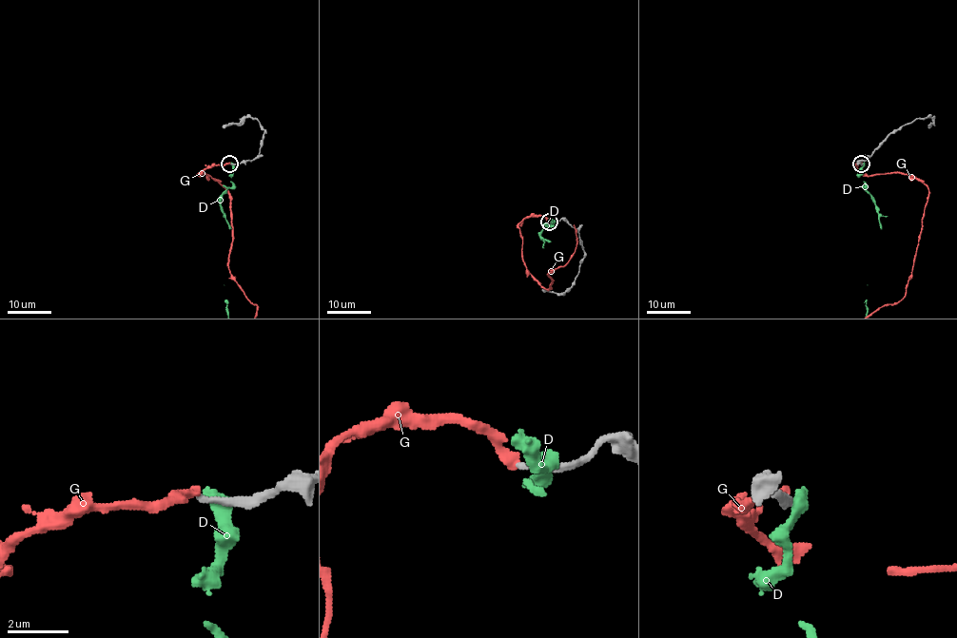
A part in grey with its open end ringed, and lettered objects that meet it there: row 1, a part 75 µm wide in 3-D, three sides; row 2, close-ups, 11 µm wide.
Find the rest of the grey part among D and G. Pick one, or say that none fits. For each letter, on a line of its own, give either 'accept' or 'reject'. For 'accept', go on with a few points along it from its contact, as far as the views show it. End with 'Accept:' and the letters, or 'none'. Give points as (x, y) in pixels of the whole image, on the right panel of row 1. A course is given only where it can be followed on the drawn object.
D: reject
G: reject
Accept: none

